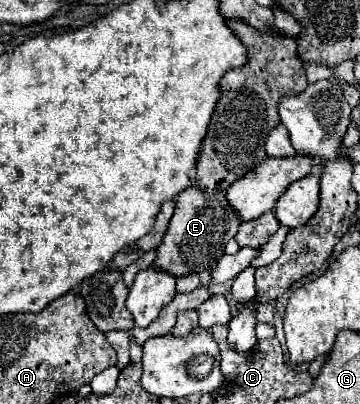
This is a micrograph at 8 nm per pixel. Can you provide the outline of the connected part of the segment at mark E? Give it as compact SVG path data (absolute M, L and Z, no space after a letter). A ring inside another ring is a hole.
M196 181L186 187L176 197L176 211L170 219L168 231L158 247L158 257L154 267L170 271L174 277L182 277L188 273L202 273L218 263L224 255L226 243L236 235L238 227L242 225L236 209L228 203L224 191L202 191Z

